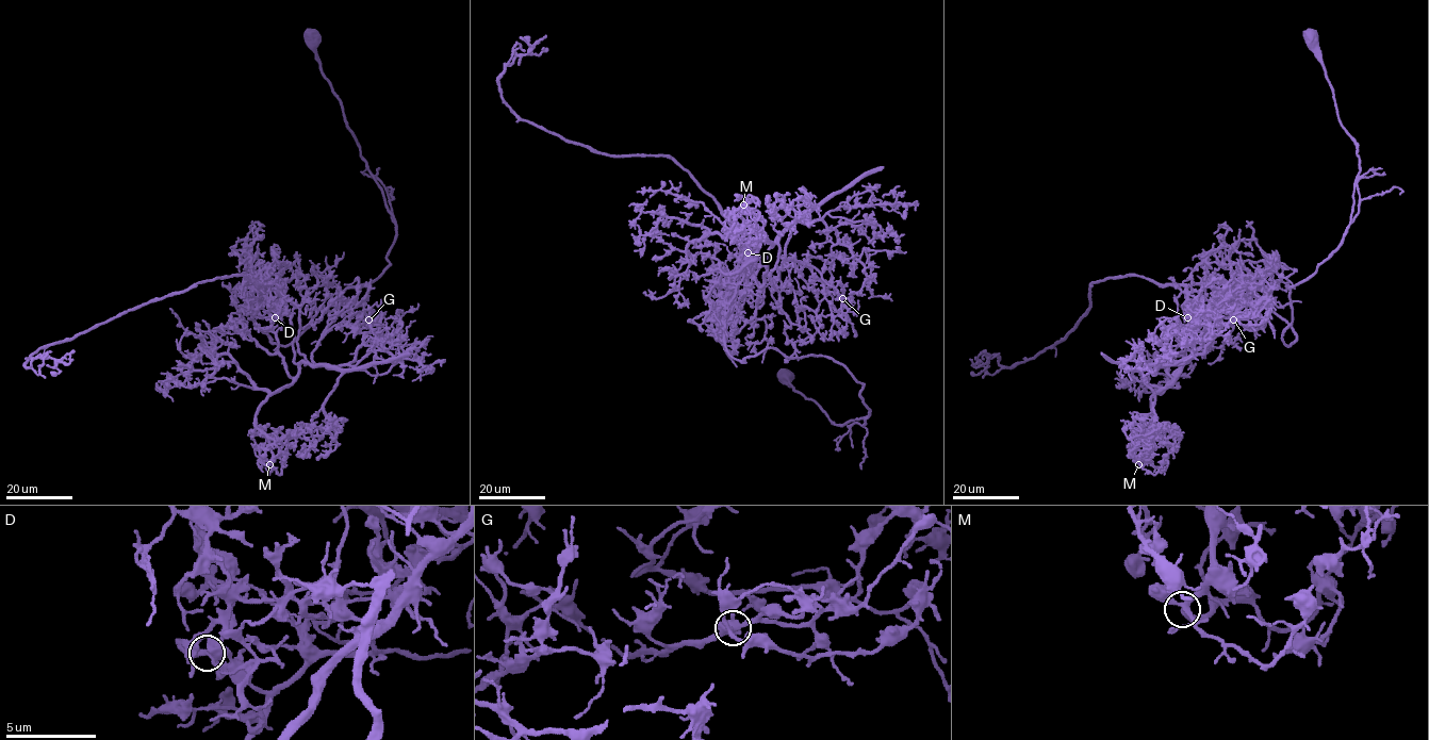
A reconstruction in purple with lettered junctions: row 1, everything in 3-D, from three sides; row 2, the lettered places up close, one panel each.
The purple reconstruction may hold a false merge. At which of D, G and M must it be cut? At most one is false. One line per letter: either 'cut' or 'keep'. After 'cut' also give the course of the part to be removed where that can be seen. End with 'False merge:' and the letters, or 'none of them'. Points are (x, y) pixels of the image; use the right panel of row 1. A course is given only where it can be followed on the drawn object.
D: cut | (1187, 317), (1187, 288), (1212, 284), (1284, 319), (1290, 345), (1290, 289), (1349, 224), (1360, 157), (1309, 28)
G: keep
M: keep
False merge: D

